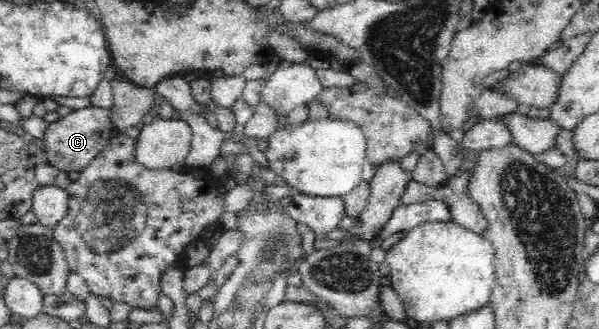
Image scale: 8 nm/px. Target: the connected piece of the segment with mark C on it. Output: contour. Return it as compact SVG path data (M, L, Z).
M98 106L75 109L68 115L59 117L54 123L49 123L42 138L48 164L67 173L81 173L112 139L113 129L109 110Z

